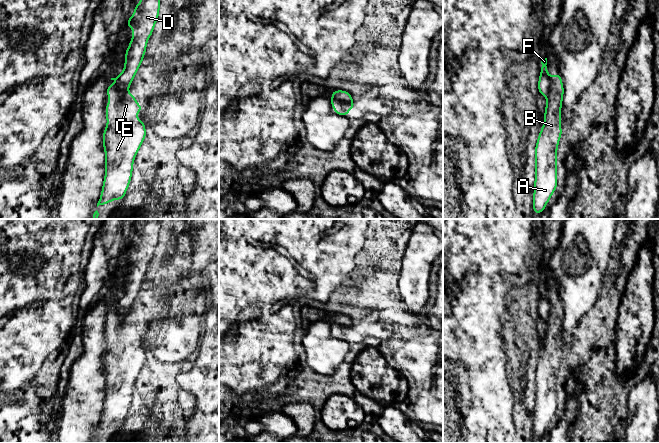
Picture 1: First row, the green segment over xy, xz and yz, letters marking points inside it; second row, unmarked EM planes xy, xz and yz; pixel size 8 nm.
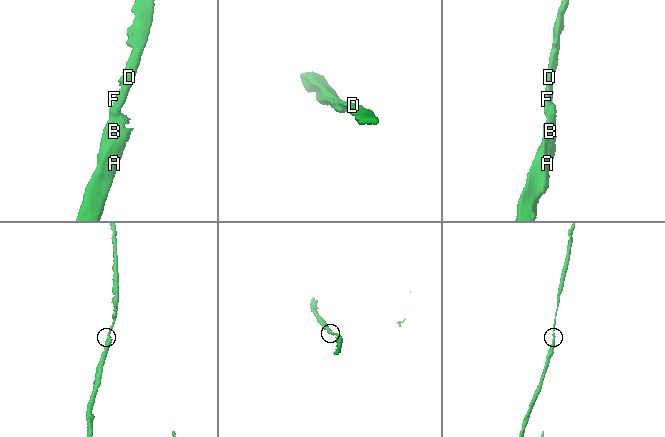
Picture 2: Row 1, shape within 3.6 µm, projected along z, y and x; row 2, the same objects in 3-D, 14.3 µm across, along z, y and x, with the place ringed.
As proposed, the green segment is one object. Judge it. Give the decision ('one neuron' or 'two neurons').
two neurons

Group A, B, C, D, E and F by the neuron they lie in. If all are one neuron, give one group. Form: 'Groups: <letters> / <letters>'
Groups: A B C E / D F

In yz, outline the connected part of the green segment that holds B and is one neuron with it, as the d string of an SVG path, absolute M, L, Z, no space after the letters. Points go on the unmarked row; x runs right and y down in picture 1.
M551 301L549 317L546 320L545 346L535 371L535 405L533 435L539 439L545 433L551 419L557 412L557 372L562 359L561 331L564 312L562 301Z

